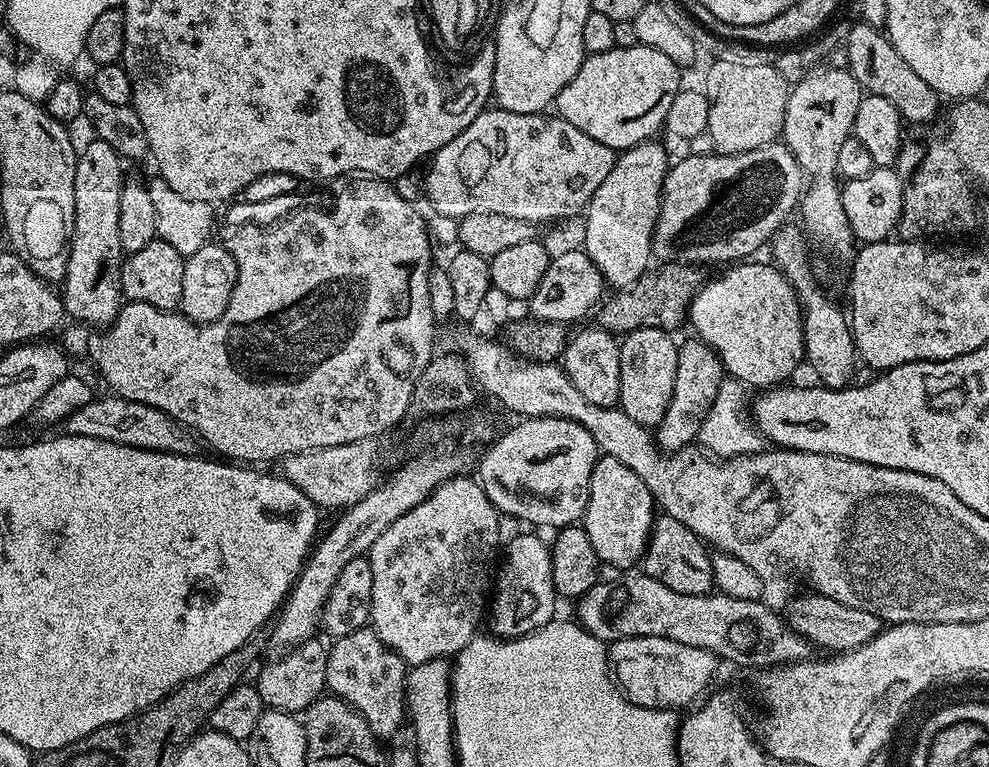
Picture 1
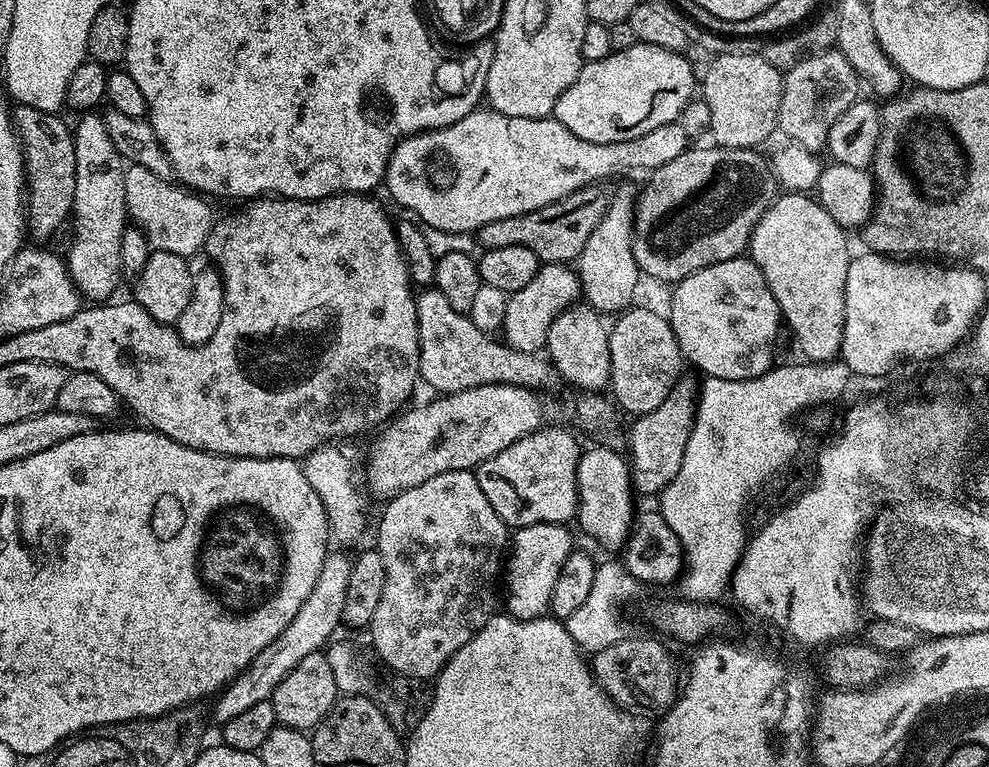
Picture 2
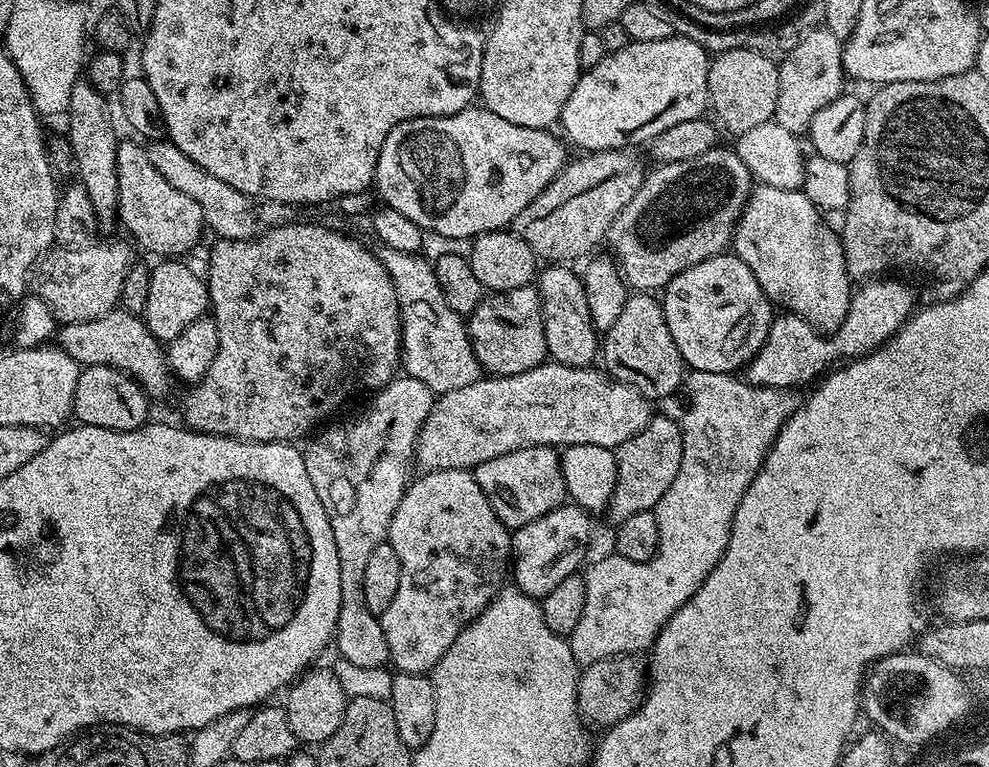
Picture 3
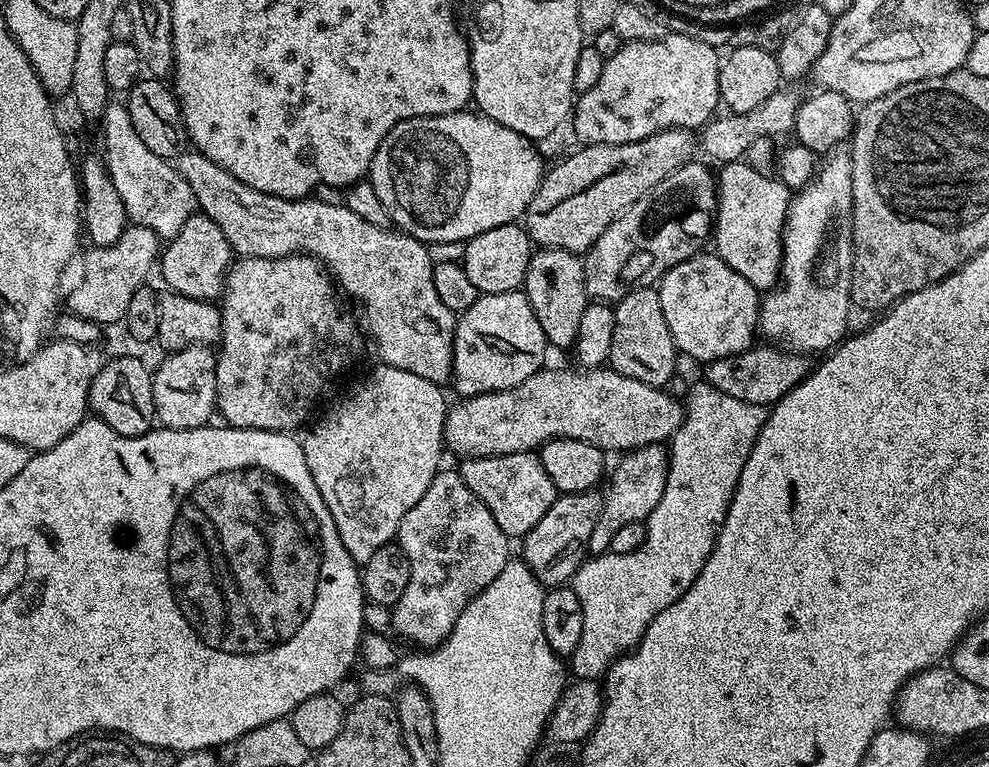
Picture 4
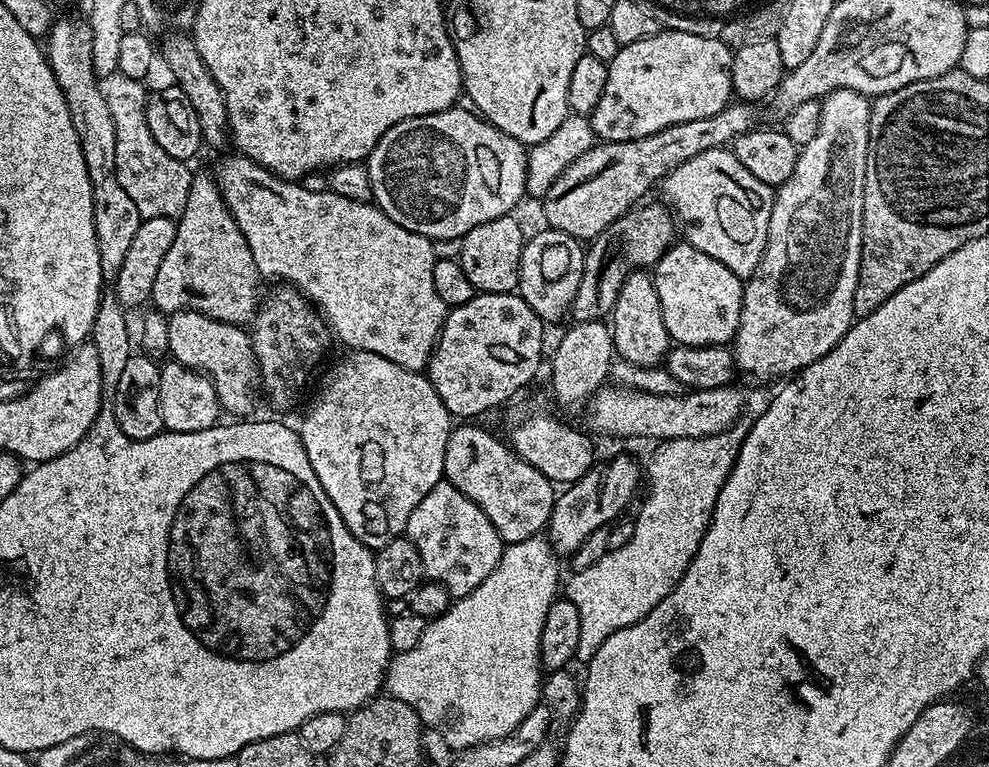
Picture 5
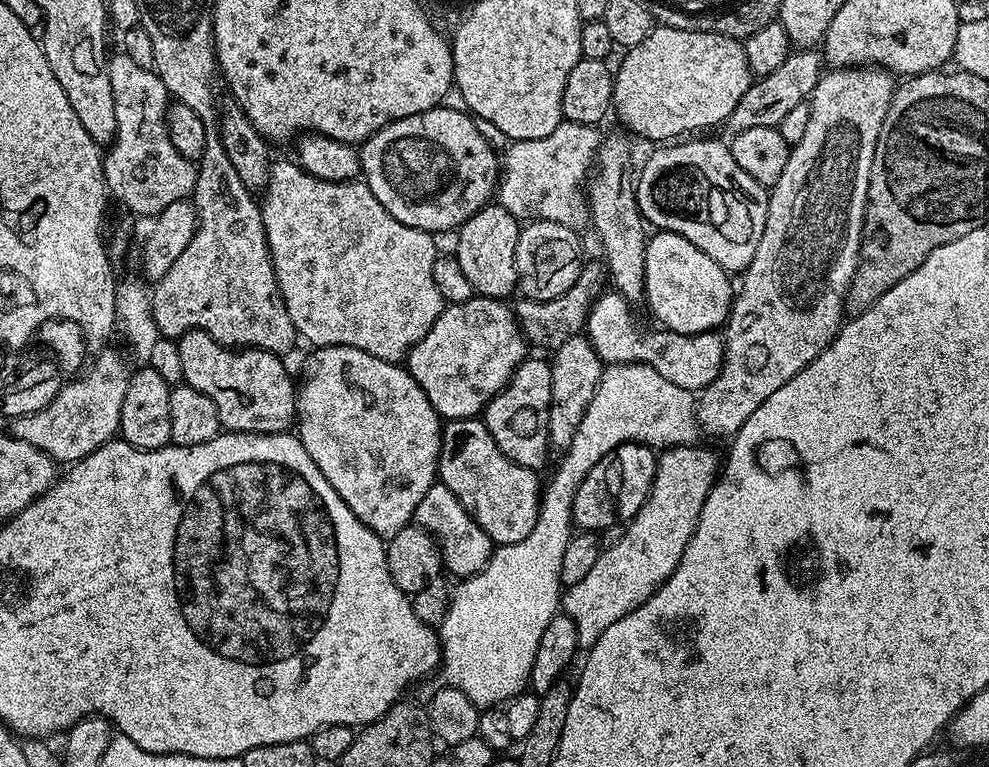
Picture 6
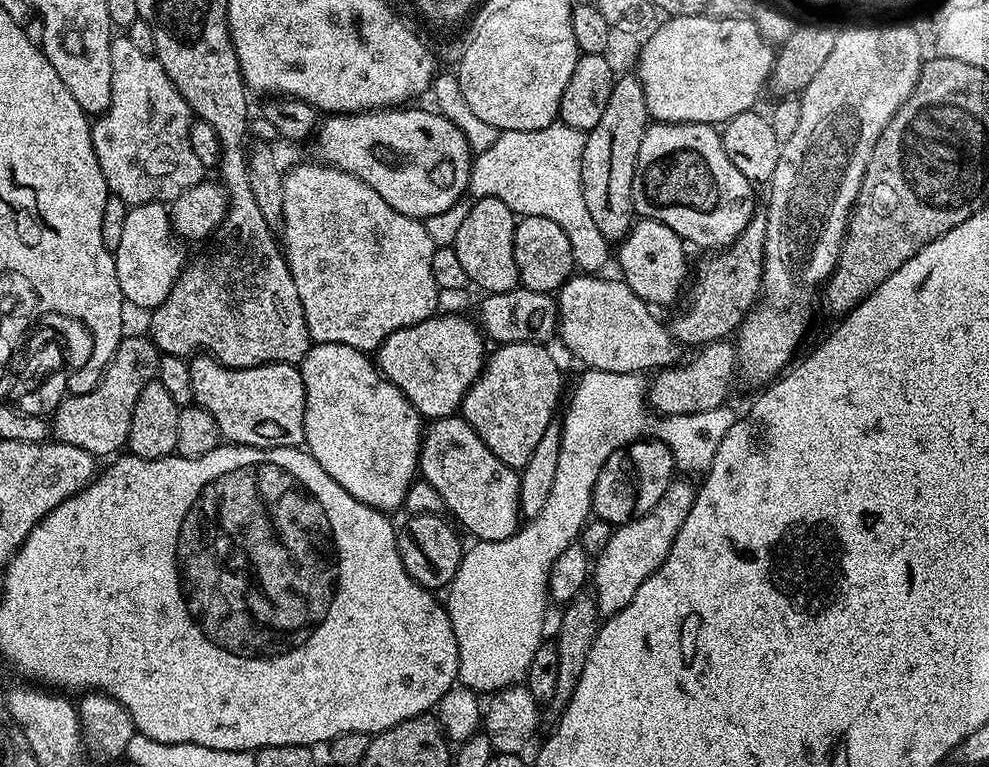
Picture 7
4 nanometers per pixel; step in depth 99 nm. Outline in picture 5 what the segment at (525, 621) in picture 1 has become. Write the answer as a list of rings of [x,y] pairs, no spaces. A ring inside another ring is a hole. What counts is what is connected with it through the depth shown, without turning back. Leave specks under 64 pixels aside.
[[[616,456],[613,460],[601,459],[582,478],[567,485],[557,495],[554,510],[548,519],[546,539],[557,557],[568,558],[599,528],[608,528],[621,519],[620,511],[632,500],[636,487],[642,484],[642,468],[628,456]]]

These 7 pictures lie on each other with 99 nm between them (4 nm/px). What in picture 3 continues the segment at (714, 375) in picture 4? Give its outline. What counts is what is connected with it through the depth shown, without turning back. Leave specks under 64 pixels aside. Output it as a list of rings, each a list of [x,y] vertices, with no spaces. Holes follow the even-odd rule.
[[[892,278],[869,279],[853,291],[850,310],[840,329],[834,333],[836,348],[844,358],[867,356],[875,348],[881,348],[912,315],[914,303],[911,290],[900,280],[888,279]],[[791,314],[773,315],[766,342],[760,347],[754,359],[746,366],[748,383],[754,386],[766,386],[767,388],[796,390],[799,389],[799,384],[808,384],[812,379],[815,381],[821,375],[820,356],[816,353],[820,348],[819,339],[821,340],[821,337],[817,335],[812,325],[800,316]]]

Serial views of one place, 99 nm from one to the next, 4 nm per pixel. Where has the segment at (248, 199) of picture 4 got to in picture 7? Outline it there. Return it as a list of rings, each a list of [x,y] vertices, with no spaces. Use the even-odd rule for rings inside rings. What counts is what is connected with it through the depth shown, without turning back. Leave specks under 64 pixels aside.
[[[323,163],[296,164],[292,169],[284,172],[282,182],[282,251],[288,262],[288,269],[294,278],[294,286],[298,286],[298,298],[302,298],[302,310],[306,314],[306,326],[313,341],[318,344],[326,342],[338,342],[346,346],[354,346],[359,352],[375,353],[380,343],[396,330],[402,330],[406,326],[414,326],[423,320],[429,320],[437,311],[436,303],[442,299],[440,287],[434,282],[434,270],[430,267],[434,262],[434,254],[437,244],[430,238],[424,221],[414,220],[406,214],[398,214],[390,202],[386,202],[366,182],[362,182],[354,174],[343,172],[340,168],[325,166]]]

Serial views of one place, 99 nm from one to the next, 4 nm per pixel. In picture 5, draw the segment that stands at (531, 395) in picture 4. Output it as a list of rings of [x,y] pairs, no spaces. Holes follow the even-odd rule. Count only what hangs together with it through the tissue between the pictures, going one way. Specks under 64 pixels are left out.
[[[605,386],[599,388],[586,405],[587,427],[593,433],[601,432],[604,436],[637,436],[640,440],[651,442],[674,438],[706,438],[731,428],[741,419],[743,412],[740,411],[743,408],[744,396],[736,386],[701,392],[688,390],[675,396],[659,396],[623,386]]]

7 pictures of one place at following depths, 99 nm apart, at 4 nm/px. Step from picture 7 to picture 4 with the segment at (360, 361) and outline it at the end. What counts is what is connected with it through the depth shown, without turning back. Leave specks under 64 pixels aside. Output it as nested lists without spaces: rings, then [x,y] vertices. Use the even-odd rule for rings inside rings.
[[[381,363],[380,368],[376,368],[361,384],[356,384],[316,425],[312,428],[312,433],[308,437],[303,437],[304,457],[306,466],[310,466],[310,474],[314,478],[314,486],[318,486],[318,494],[322,494],[322,502],[330,510],[334,518],[334,526],[338,526],[338,534],[342,538],[342,546],[350,554],[350,558],[356,561],[357,565],[363,566],[366,561],[380,549],[383,544],[393,543],[397,539],[402,518],[426,494],[426,486],[436,477],[437,472],[441,471],[440,452],[445,451],[444,447],[444,423],[448,417],[450,407],[449,401],[444,401],[445,389],[434,382],[426,382],[426,378],[418,378],[418,374],[410,374],[410,370],[398,370],[394,366]]]

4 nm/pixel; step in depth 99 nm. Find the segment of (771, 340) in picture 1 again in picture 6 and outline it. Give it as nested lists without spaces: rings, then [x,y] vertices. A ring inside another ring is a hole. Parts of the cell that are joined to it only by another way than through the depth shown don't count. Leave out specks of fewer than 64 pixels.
[[[657,231],[647,237],[644,267],[644,300],[656,315],[661,329],[678,334],[697,336],[700,332],[715,332],[727,321],[732,311],[734,284],[710,254],[698,250],[694,242],[686,242],[682,234]]]

